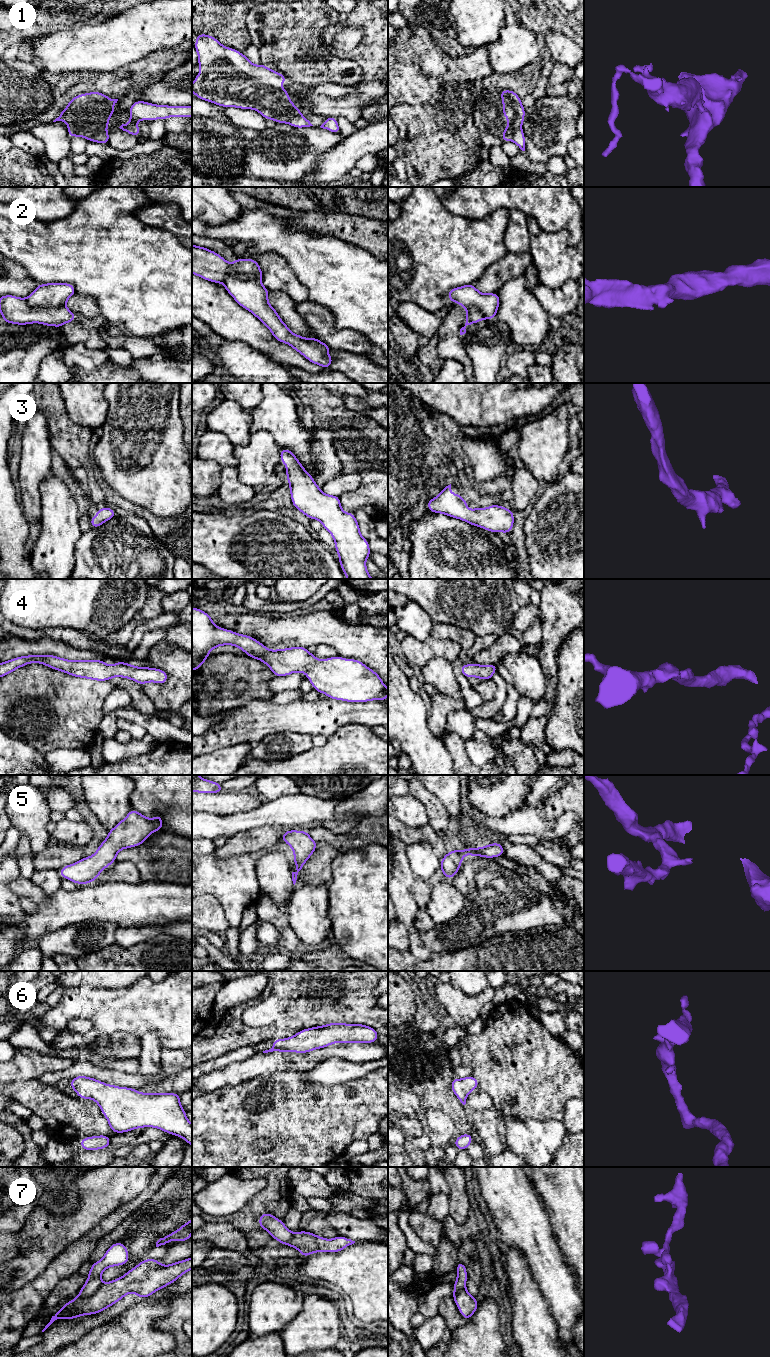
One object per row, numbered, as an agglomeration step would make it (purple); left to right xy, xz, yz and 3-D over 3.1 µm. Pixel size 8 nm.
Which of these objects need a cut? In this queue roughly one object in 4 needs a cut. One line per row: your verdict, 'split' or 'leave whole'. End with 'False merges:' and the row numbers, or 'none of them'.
1: split
2: split
3: leave whole
4: leave whole
5: leave whole
6: leave whole
7: split
False merges: 1, 2, 7

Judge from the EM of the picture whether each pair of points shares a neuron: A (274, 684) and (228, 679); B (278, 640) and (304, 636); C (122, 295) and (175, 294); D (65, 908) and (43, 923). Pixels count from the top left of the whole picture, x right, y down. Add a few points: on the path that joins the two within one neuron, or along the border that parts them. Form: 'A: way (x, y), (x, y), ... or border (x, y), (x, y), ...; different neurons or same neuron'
A: border (275, 676), (269, 681), (269, 689), (274, 694); different neurons
B: way (284, 636), (298, 636); same neuron
C: way (135, 294), (162, 294); same neuron
D: way (60, 911), (48, 918); same neuron

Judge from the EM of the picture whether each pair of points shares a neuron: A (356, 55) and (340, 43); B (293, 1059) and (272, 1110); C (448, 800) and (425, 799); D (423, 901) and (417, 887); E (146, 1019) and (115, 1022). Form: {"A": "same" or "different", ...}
{"A": "different", "B": "different", "C": "different", "D": "same", "E": "same"}

